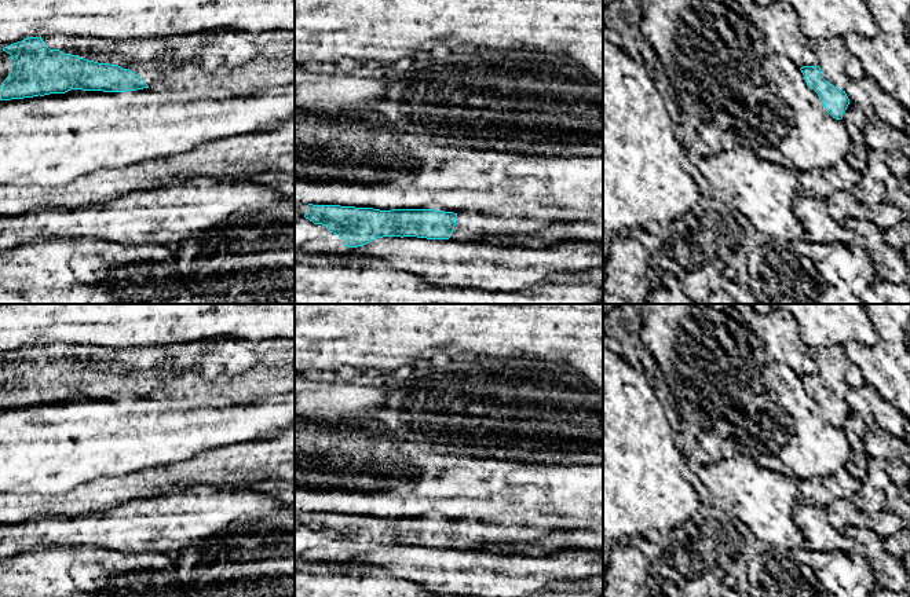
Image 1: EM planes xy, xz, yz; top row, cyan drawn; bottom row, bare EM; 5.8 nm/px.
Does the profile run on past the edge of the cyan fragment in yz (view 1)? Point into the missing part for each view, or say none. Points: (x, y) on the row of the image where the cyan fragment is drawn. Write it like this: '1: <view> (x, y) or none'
1: yz (839, 66)

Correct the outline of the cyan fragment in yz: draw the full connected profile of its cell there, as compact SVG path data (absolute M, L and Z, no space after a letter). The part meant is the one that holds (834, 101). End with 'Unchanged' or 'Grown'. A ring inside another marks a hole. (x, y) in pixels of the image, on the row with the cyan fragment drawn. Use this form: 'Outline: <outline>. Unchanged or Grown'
Outline: M843 37L811 40L810 48L816 55L815 66L803 66L800 70L807 85L823 102L825 110L836 120L841 120L849 105L845 84L849 80L865 77L856 56L848 52Z. Grown

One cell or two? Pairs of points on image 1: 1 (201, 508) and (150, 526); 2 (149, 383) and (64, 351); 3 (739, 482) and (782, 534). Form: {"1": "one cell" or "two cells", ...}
{"1": "one cell", "2": "one cell", "3": "one cell"}

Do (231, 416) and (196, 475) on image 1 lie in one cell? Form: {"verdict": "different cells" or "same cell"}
{"verdict": "different cells"}

